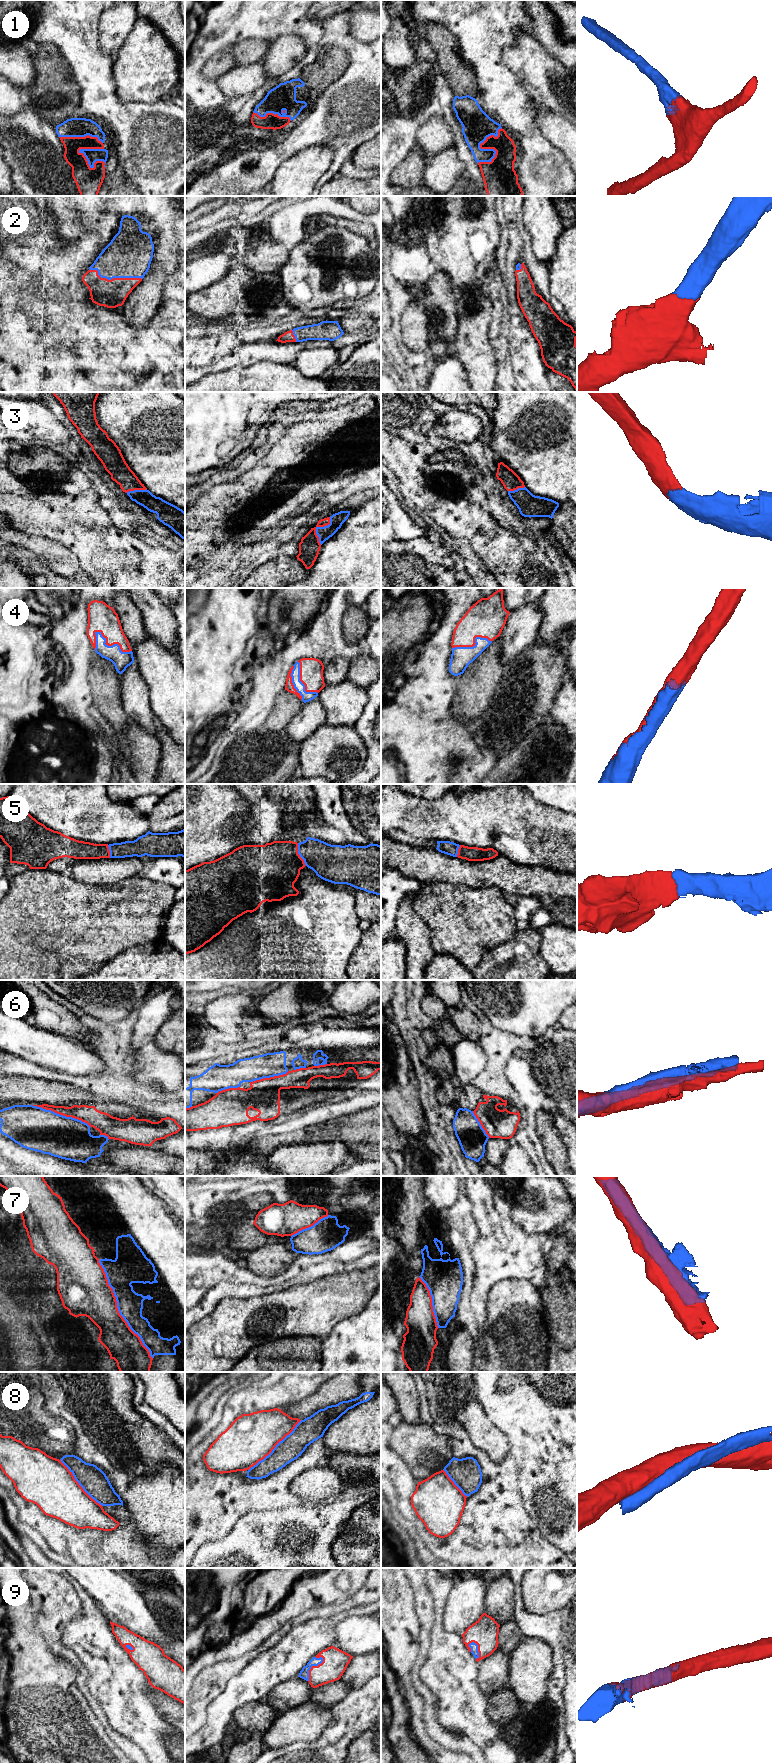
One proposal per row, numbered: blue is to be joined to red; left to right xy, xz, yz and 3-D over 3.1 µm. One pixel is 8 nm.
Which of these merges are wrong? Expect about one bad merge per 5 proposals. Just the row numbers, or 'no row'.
6, 7, 8

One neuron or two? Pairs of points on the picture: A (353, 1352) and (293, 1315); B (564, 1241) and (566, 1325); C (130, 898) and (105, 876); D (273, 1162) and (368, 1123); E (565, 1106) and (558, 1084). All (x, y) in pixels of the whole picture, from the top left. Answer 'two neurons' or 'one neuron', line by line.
A: two neurons
B: one neuron
C: two neurons
D: two neurons
E: one neuron

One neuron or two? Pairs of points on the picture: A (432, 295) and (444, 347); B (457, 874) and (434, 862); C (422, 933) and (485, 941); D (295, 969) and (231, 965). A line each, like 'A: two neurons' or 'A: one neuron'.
A: one neuron
B: one neuron
C: two neurons
D: one neuron

